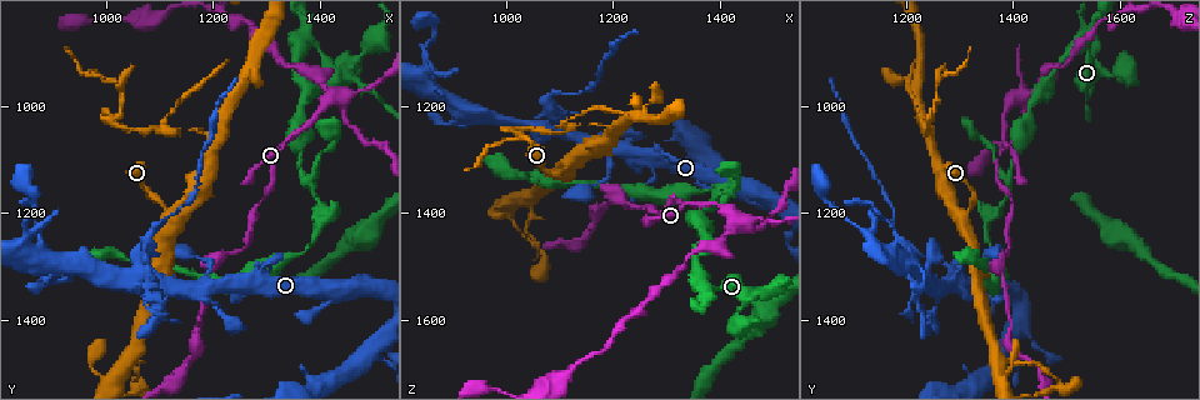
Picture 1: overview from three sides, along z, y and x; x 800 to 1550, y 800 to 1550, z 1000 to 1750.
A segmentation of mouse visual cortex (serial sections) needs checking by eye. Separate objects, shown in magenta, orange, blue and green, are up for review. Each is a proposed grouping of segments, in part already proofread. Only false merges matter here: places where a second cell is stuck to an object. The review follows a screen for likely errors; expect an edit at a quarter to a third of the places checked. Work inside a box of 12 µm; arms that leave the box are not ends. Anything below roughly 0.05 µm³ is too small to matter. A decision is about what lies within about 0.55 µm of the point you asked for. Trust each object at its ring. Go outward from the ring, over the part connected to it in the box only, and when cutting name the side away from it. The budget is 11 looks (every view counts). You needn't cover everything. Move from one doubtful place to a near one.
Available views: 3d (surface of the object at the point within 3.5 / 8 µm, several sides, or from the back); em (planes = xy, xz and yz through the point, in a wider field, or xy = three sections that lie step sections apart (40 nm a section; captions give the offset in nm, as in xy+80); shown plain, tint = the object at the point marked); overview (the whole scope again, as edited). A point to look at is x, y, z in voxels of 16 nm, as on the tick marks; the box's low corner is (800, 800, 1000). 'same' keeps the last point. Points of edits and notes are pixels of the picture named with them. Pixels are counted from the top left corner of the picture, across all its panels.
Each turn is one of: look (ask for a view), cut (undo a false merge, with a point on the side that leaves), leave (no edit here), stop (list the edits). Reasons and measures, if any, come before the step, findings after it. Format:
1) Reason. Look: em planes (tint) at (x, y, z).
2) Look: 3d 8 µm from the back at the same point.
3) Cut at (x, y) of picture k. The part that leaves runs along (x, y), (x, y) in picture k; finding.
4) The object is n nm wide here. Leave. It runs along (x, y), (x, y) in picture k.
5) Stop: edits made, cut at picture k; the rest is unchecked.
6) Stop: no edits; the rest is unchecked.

Look: 3d 3.5 µm at (1205, 1065, 1250).

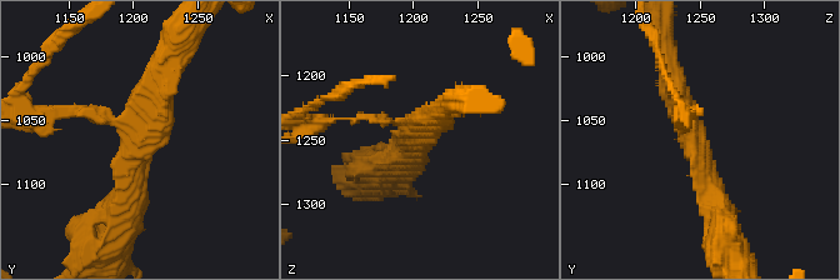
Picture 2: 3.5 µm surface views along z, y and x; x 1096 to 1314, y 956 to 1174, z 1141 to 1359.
3 arms meet here; the arms are 100, 300, 350 nm wide. Look: em xy step 1 (tint) at (1204, 1058, 1242).

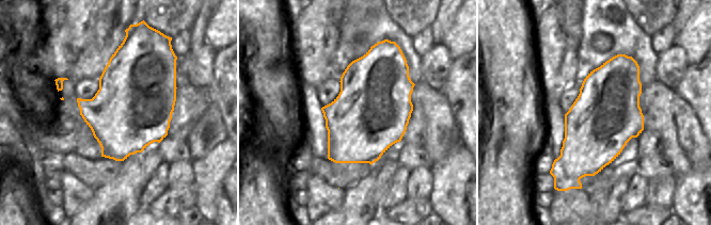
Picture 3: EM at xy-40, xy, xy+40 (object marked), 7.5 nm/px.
Cut at (68, 110) of picture 2. The part that leaves runs along (106, 121), (91, 109), (34, 118) in picture 2; two cells meet here.

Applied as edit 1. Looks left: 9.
Look: overview.

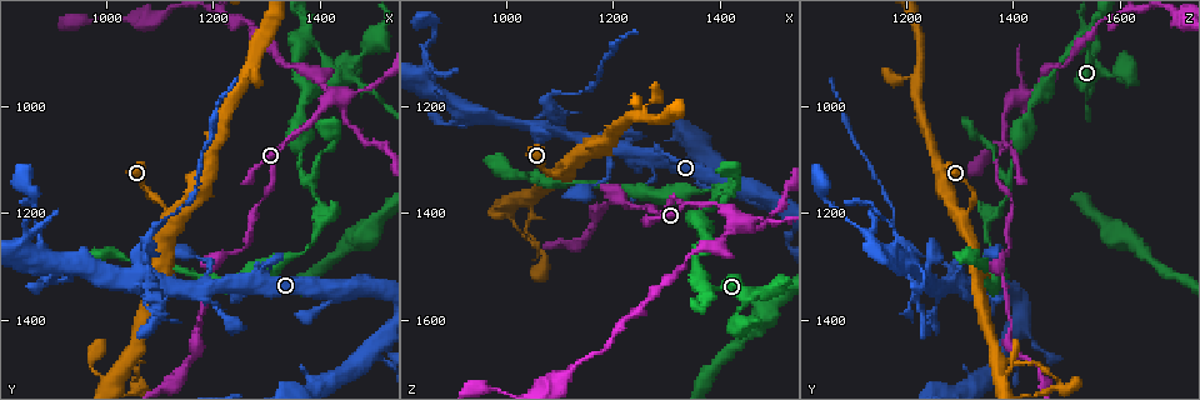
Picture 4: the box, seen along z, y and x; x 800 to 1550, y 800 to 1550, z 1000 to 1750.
Sharp bend. Look: 3d 3.5 µm from the back at (1425, 980, 1420).

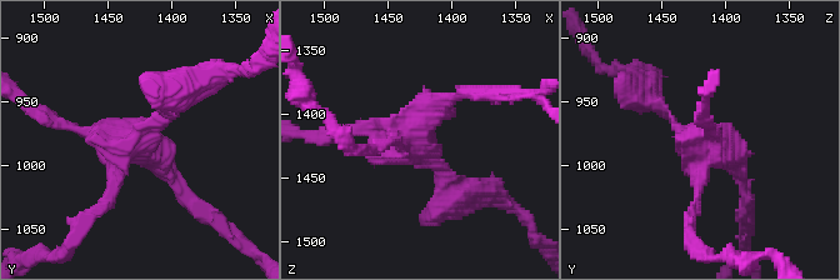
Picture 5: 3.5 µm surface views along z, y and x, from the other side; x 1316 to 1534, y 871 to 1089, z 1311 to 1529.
Need the tissue. Look: em planes (plain) at (1428, 980, 1420).

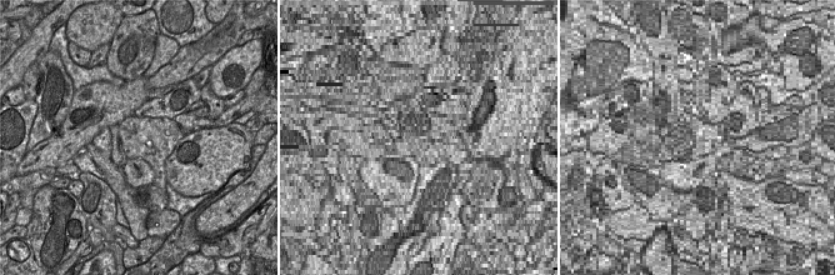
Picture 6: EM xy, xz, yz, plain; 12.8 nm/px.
Where the object lies. Look: em planes (tint) at the same point.

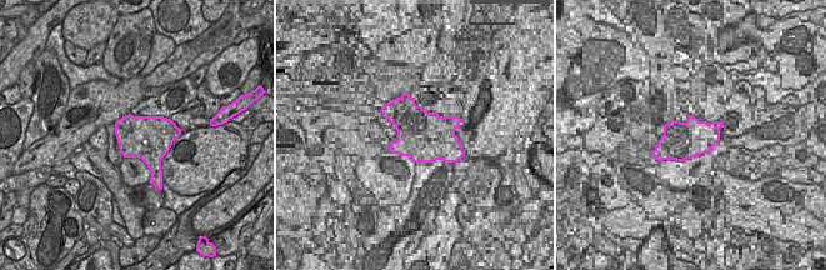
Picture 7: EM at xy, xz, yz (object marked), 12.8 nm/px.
The object is 600 nm wide here. Cut at (156, 115) of picture 5. The part that leaves runs along (135, 141), (178, 91), (204, 80) in picture 5; two cells meet here.

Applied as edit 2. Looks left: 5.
See it whole again. Look: overview.

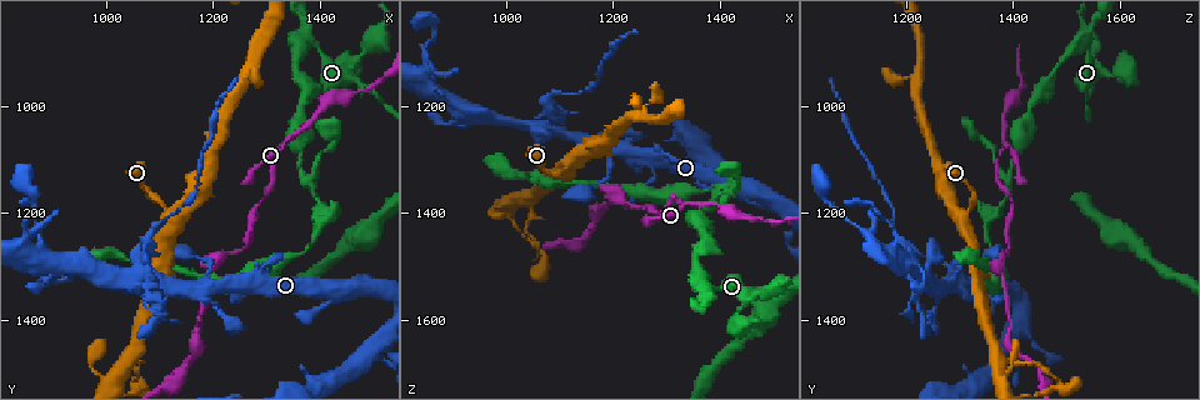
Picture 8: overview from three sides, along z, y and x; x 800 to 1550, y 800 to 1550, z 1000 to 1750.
Three arms meet. Look: 3d 3.5 µm at (1385, 880, 1545).

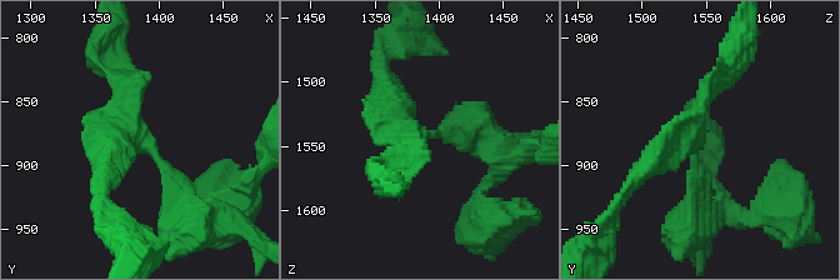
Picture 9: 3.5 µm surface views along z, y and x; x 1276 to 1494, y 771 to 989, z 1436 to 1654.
Now the EM. Look: em xy step 5 (tint) at (1388, 882, 1540).

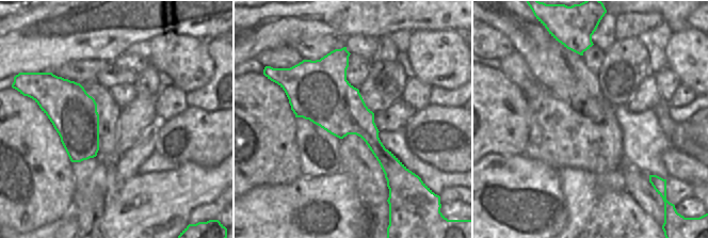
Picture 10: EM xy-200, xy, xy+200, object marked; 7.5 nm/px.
Leave. It runs along (468, 131), (418, 135), (383, 78) in picture 9; one cell here.

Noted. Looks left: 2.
Three-way junction. Look: 3d 8 µm at (1375, 1135, 1390).

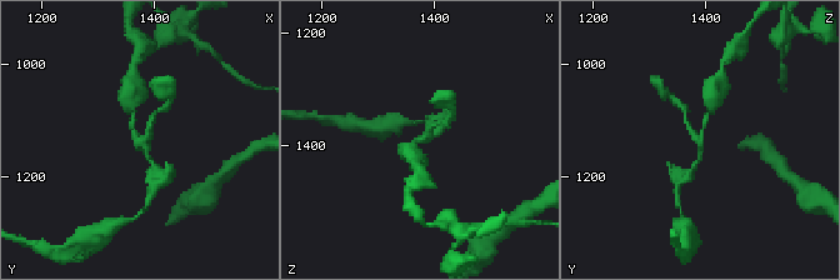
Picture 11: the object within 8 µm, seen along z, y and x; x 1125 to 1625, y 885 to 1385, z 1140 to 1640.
3 arms meet here; the arms are 150, 150, 150 nm wide. Look: em xy step 1 (tint) at (1380, 1135, 1390).

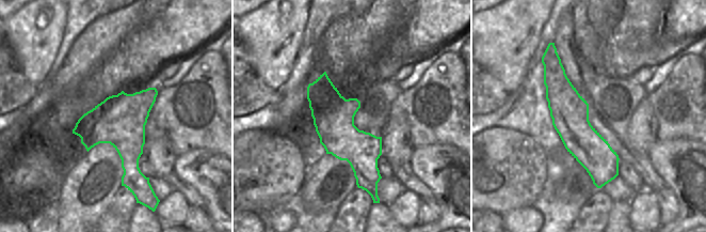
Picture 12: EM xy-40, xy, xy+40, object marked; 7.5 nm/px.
The object is 300 nm wide here. Leave. It runs along (555, 56), (599, 184) in picture 12; all the same cell.

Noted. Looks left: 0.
Stop: edits made, cut at picture 2, cut at picture 5; the rest is unchecked.

